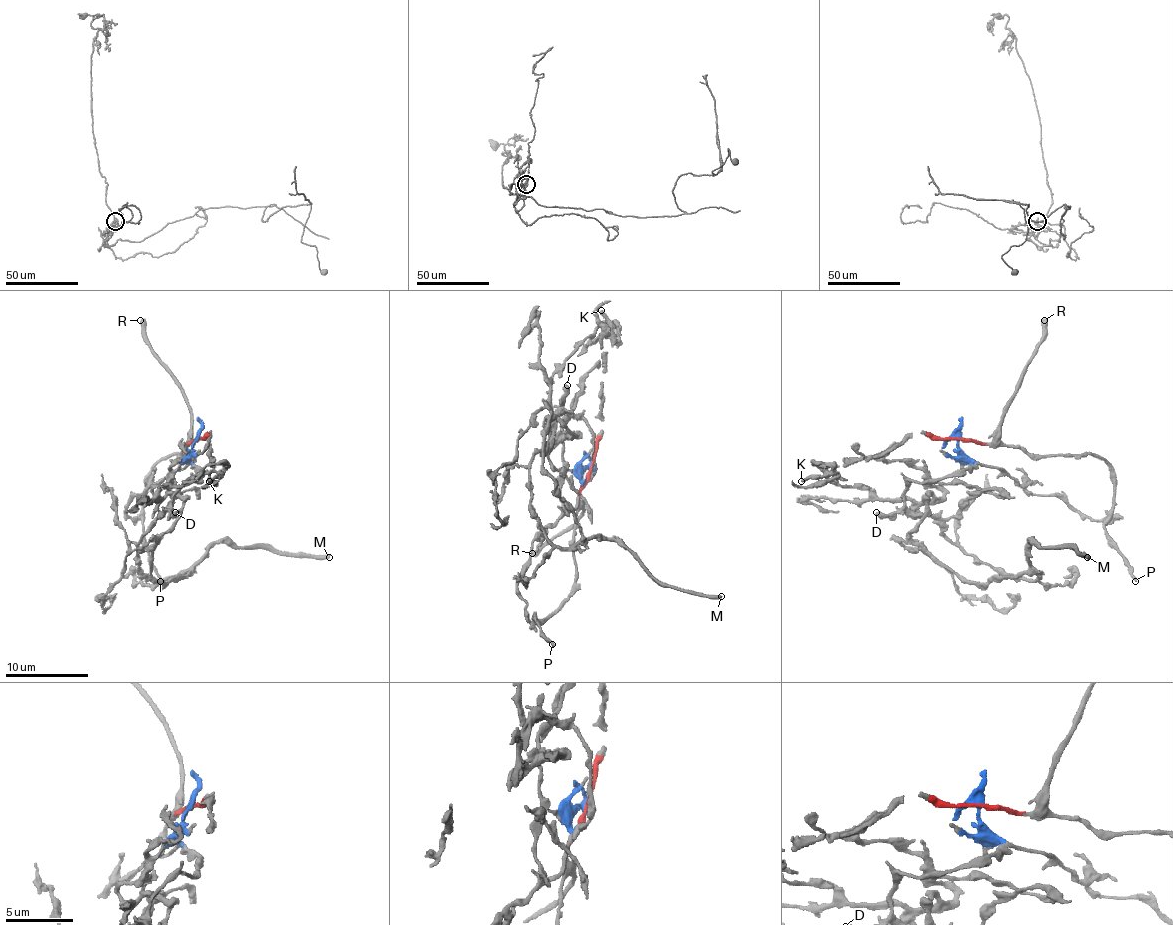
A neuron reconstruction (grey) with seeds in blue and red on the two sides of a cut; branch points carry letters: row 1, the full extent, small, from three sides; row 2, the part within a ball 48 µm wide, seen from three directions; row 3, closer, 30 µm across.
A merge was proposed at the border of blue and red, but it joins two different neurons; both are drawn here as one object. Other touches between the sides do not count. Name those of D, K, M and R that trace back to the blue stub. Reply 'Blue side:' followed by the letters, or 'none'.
Blue side: D, K, M

